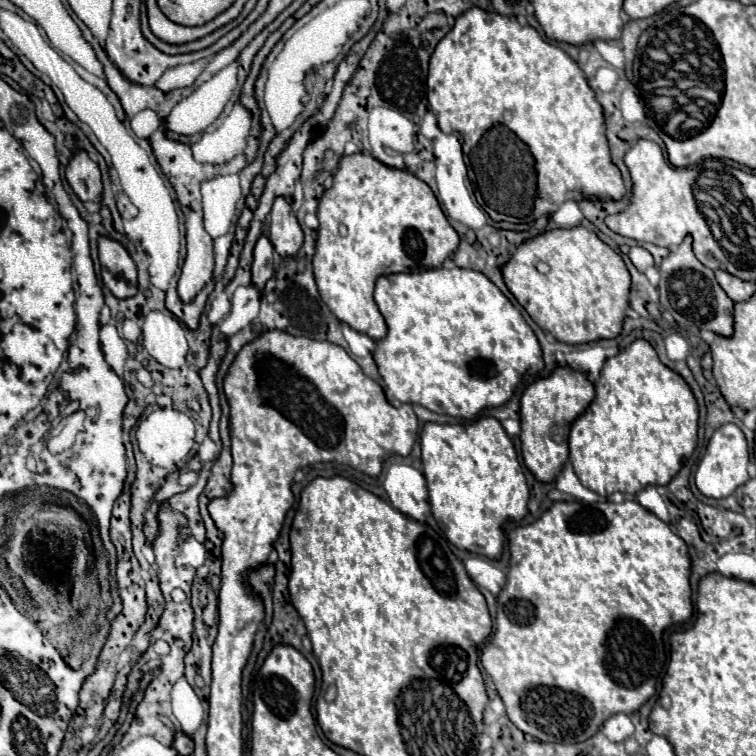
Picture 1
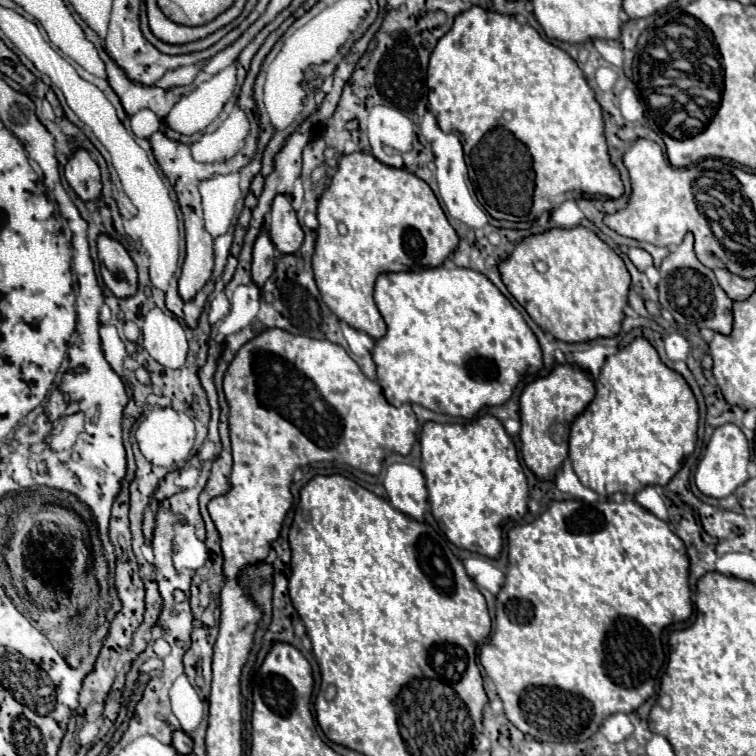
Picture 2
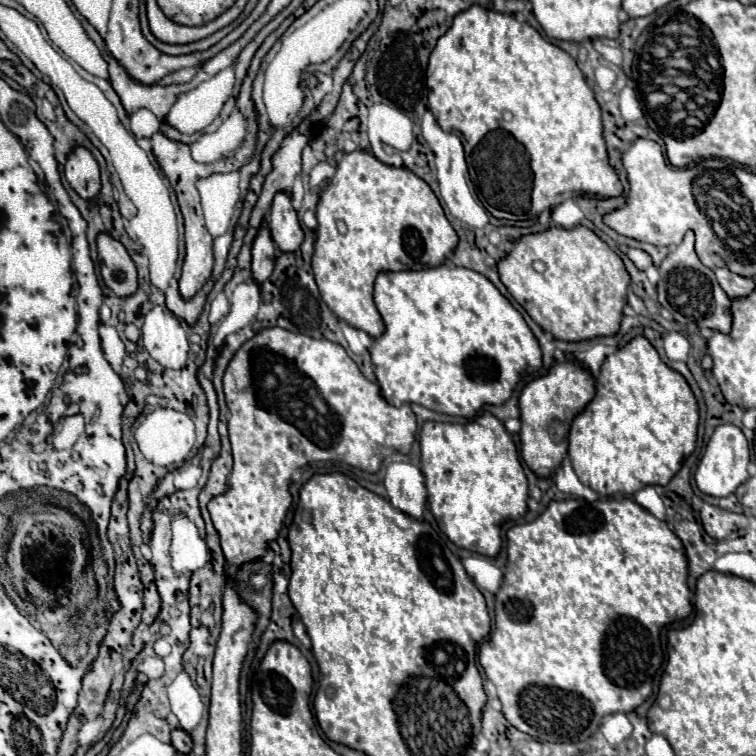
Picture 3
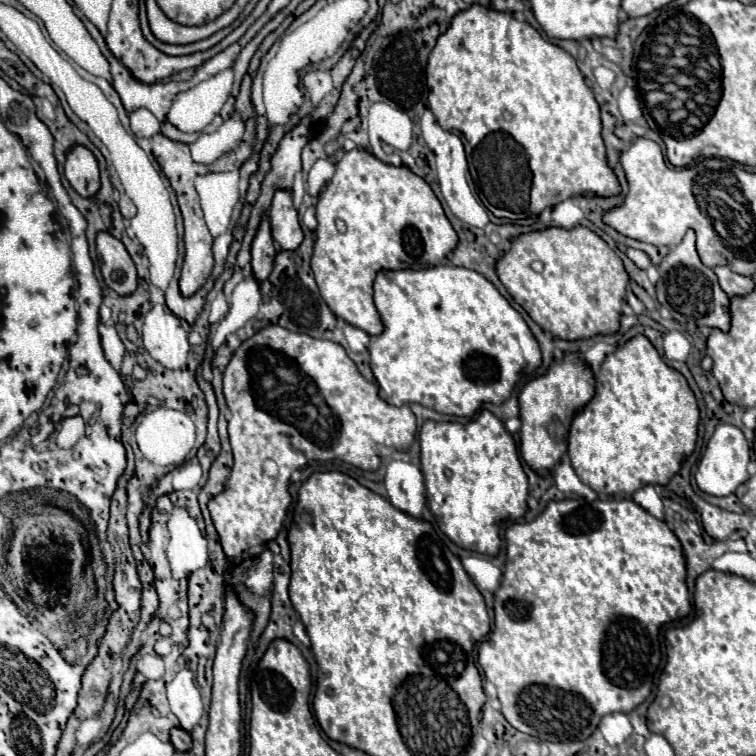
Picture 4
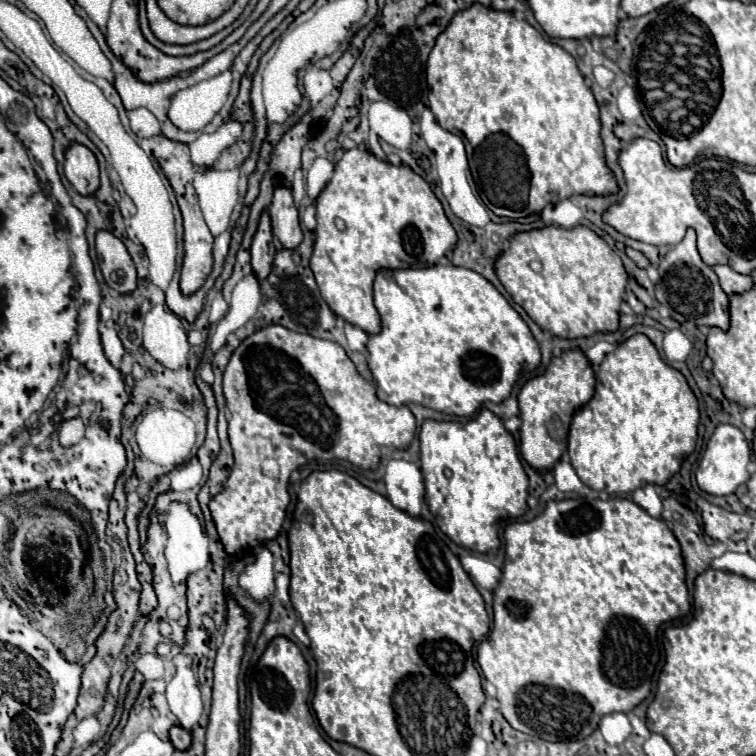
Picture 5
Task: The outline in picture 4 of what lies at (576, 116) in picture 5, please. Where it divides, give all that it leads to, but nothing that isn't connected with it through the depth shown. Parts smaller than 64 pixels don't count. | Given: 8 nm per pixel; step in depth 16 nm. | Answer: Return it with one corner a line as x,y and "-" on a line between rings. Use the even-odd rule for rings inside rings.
472,4
468,10
458,12
450,24
450,28
438,38
430,60
426,68
426,82
428,82
428,108
436,116
438,124
446,132
456,132
460,134
466,144
470,146
470,156
468,164
476,170
476,186
480,190
484,206
498,218
508,218
508,220
522,220
530,216
538,216
544,208
556,206
562,200
568,200
572,196
618,196
620,194
620,182
614,174
614,170
608,166
606,160
606,146
602,140
602,122
600,122
600,106
594,100
592,90
586,86
582,72
576,66
576,60
564,52
560,46
544,40
538,30
534,30
528,22
518,22
512,14
506,12
496,12
488,10
480,4

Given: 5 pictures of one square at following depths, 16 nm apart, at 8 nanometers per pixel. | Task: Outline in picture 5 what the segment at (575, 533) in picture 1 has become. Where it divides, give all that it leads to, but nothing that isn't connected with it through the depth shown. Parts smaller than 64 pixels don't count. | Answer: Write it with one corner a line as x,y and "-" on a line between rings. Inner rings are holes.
630,498
550,500
534,520
510,524
504,532
504,540
506,540
506,562
500,586
494,590
494,628
488,634
488,640
480,642
478,646
478,664
486,680
496,686
500,712
512,728
548,742
584,740
598,728
602,716
612,712
626,714
632,708
636,708
650,694
658,674
662,672
664,654
658,646
658,628
660,624
676,620
678,616
686,616
690,612
690,596
686,588
686,572
680,542
662,520
652,518

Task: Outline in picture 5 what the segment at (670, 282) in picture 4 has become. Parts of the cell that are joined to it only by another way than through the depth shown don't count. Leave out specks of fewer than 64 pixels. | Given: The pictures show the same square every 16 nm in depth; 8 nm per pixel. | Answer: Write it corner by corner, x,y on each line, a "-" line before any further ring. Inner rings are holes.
688,230
684,240
670,248
670,252
662,258
660,266
660,288
664,290
668,312
674,320
680,324
694,322
696,326
710,326
728,330
730,328
730,314
728,314
728,296
718,284
718,276
712,268
708,268
698,250
696,250
696,234
694,230

